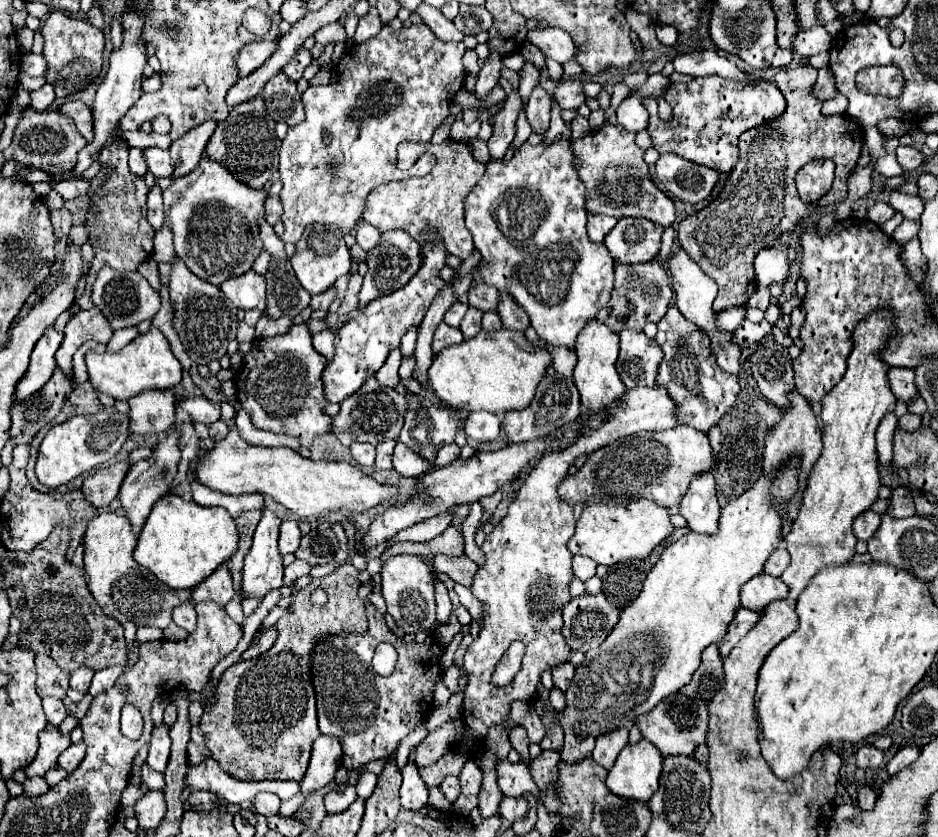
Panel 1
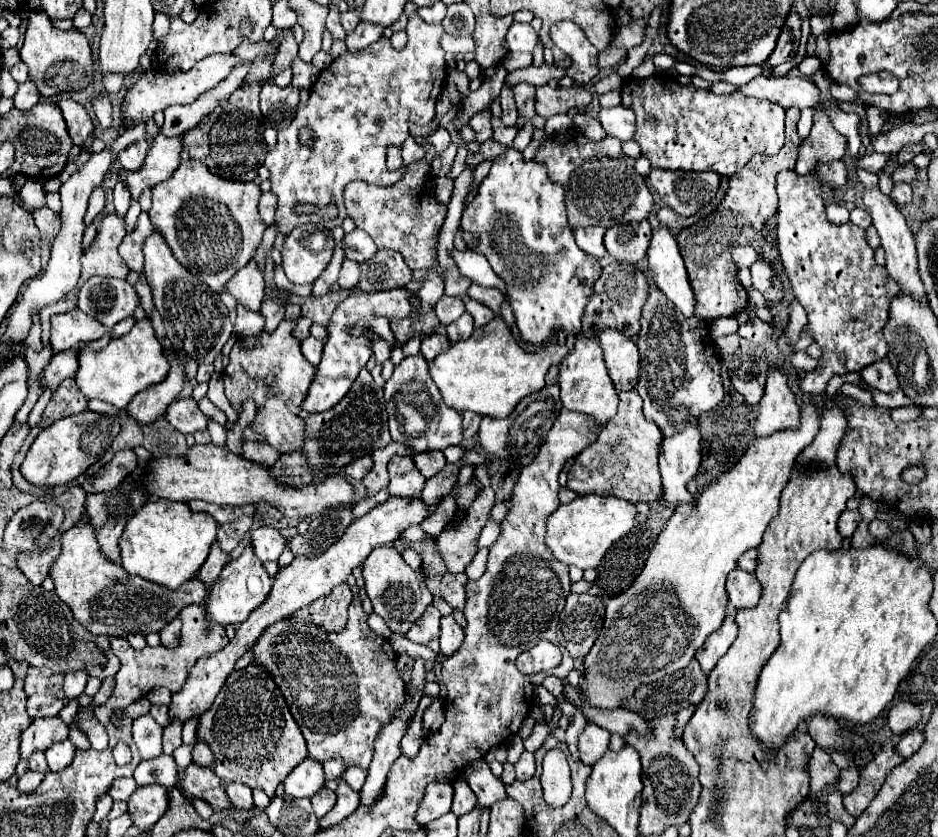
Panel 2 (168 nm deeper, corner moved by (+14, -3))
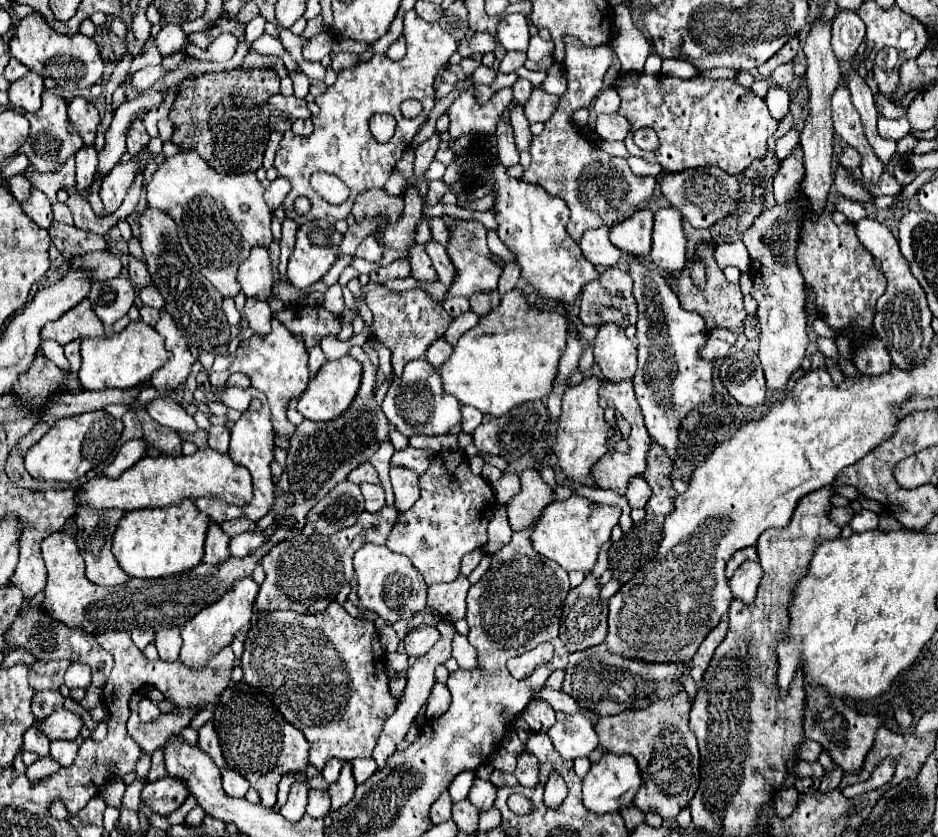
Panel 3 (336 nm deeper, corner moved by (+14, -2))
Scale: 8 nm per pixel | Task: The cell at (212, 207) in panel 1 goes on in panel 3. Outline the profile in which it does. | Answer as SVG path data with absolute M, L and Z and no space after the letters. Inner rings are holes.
M188 150L188 152L178 152L174 156L166 158L154 172L146 190L148 190L148 204L158 210L166 210L178 222L180 244L182 244L182 250L188 256L190 264L202 276L206 276L222 296L236 296L240 292L240 286L236 280L238 266L248 258L252 246L270 246L272 244L272 232L270 232L272 210L262 200L264 188L260 186L256 174L254 172L230 174L230 176L218 174L198 154L194 154L194 150Z

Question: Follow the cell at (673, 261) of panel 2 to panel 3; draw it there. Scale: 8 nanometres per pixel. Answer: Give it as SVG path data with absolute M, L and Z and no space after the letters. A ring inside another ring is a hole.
M660 208L654 214L654 234L652 234L652 260L666 272L680 272L686 264L688 240L682 228L682 214L674 208Z

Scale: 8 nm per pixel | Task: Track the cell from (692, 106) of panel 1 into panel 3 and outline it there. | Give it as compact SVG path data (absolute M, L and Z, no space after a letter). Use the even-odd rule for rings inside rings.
M630 72L620 74L614 90L622 98L618 114L628 118L630 122L630 134L626 136L624 144L632 156L644 158L648 162L658 162L666 172L682 172L686 168L698 168L698 166L718 166L724 172L736 176L742 174L756 158L764 156L768 138L776 132L778 122L770 116L768 106L764 98L758 98L750 88L740 86L734 80L712 80L706 76L694 76L690 80L672 78L666 74L648 76L644 72ZM638 128L652 128L660 138L660 150L658 152L642 152L632 136Z

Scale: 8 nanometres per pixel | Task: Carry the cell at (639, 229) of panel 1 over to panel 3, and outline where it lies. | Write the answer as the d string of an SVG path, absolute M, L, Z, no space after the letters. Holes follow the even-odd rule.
M650 208L638 210L634 216L612 226L610 240L626 254L648 256L652 242L652 224L654 224L654 214L650 212Z

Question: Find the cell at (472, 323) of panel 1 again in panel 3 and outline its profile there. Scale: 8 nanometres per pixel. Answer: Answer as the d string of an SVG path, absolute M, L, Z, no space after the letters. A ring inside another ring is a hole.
M468 310L466 314L460 314L458 318L454 318L454 322L450 324L450 328L446 330L446 334L444 334L444 340L450 344L450 346L456 346L456 342L458 342L458 338L464 334L464 332L468 332L470 328L474 328L476 324L478 324L478 314L474 314L472 310Z

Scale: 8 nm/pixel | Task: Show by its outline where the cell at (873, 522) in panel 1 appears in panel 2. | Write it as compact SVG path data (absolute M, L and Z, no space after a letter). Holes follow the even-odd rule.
M846 509L846 511L840 515L840 519L838 519L838 531L840 531L840 535L852 537L854 531L856 531L856 527L858 527L858 523L860 523L860 513Z

